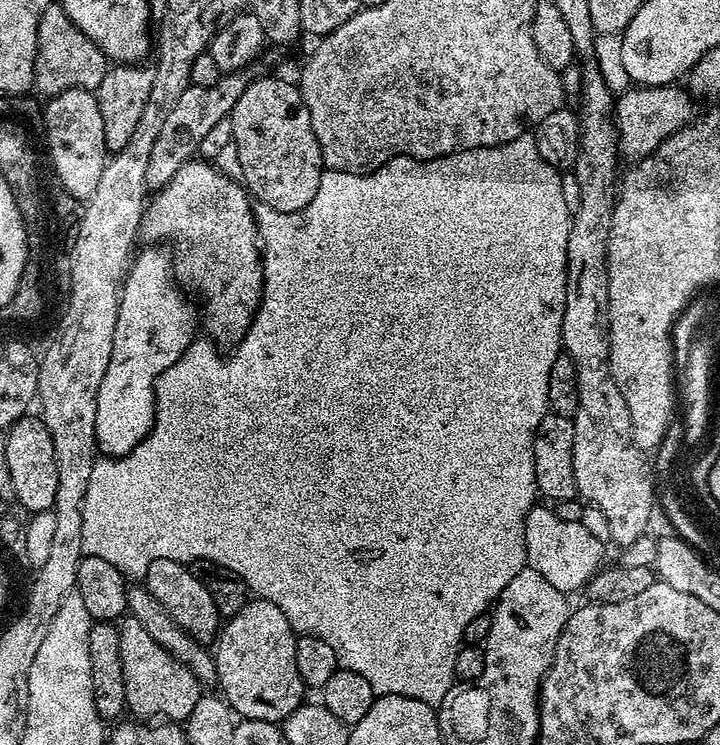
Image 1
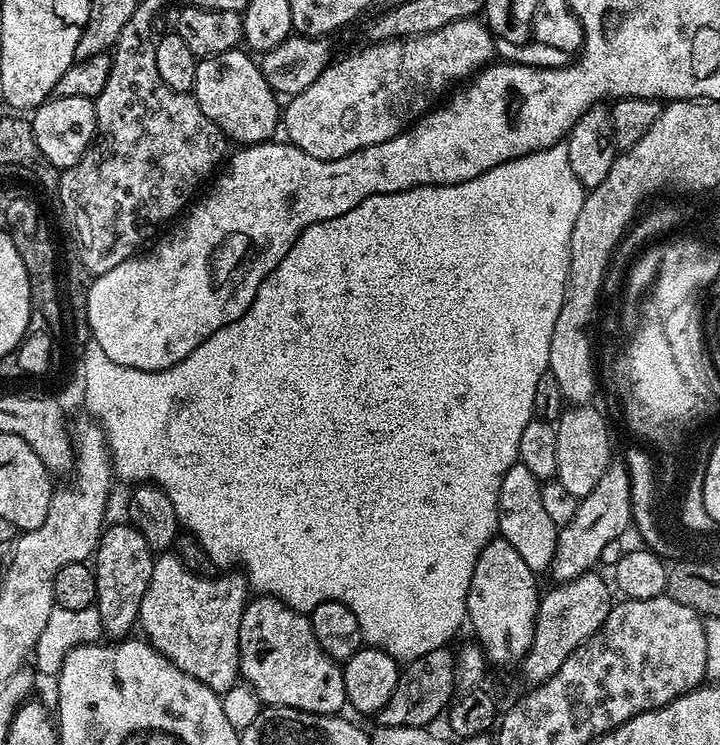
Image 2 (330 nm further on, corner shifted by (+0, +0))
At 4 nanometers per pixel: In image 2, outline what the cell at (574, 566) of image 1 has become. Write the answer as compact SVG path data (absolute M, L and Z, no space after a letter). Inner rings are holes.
M519 462L512 464L510 470L500 477L499 535L507 544L514 546L514 550L518 550L522 562L526 562L526 566L530 566L537 574L547 573L552 567L558 531L554 518L550 518L550 514L546 514L546 509L542 507L540 486L541 481Z

